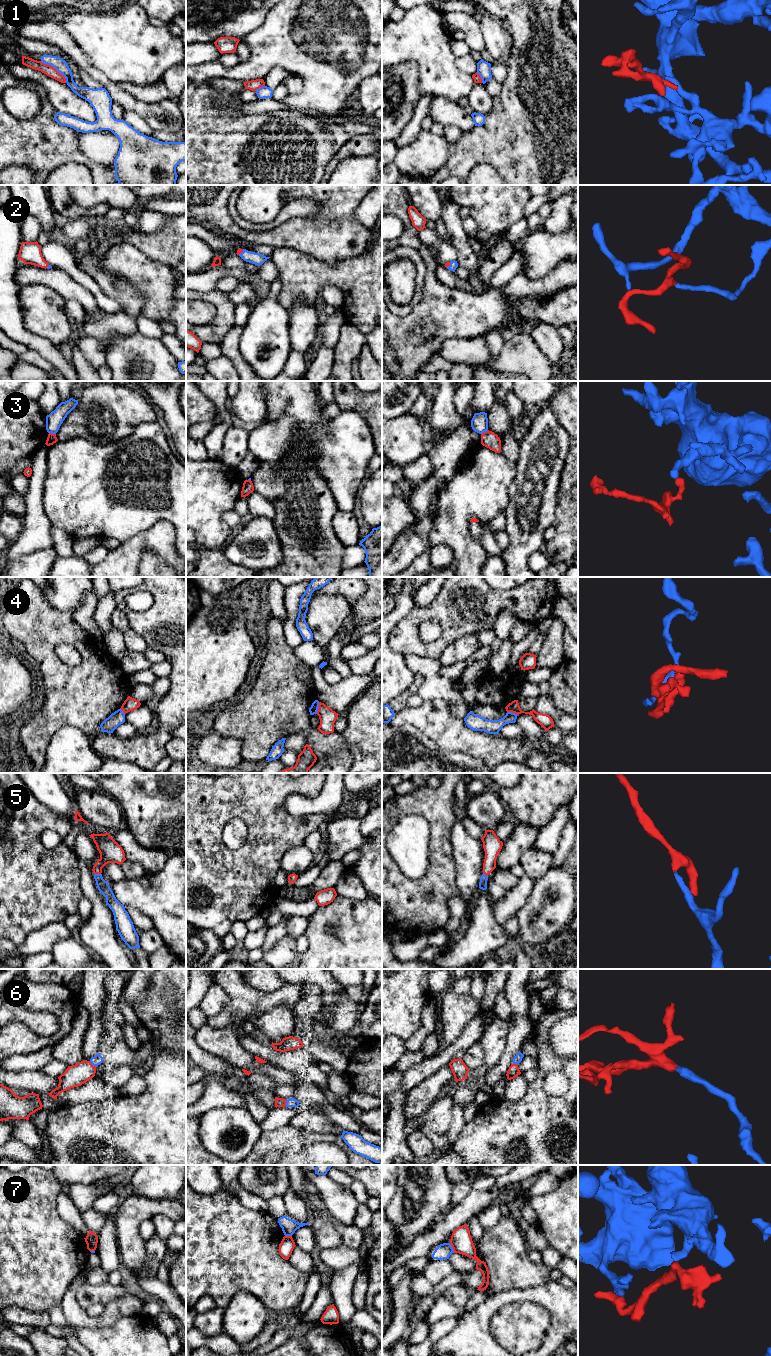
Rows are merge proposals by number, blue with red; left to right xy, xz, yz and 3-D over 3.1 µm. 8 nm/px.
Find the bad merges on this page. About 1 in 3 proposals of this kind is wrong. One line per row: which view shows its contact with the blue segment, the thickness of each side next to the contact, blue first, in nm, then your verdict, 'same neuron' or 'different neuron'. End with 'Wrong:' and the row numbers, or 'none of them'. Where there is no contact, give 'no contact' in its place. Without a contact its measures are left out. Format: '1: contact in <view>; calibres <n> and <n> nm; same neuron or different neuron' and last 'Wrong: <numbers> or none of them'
1: contact in xy; calibres 100 and 80 nm; different neuron
2: contact in yz; calibres 60 and 40 nm; same neuron
3: contact in yz; calibres 140 and 140 nm; different neuron
4: contact in xz; calibres 70 and 140 nm; different neuron
5: contact in xy; calibres 90 and 180 nm; same neuron
6: contact in xy; calibres 80 and 170 nm; same neuron
7: contact in yz; calibres 130 and 180 nm; different neuron
Wrong: 1, 3, 4, 7

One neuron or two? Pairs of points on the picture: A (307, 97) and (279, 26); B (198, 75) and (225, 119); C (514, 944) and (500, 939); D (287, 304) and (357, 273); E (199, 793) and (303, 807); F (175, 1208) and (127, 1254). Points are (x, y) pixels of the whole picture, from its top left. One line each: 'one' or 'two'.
A: one
B: two
C: two
D: one
E: two
F: one

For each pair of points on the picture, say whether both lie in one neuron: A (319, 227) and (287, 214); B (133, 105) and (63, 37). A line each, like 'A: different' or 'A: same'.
A: different
B: same

